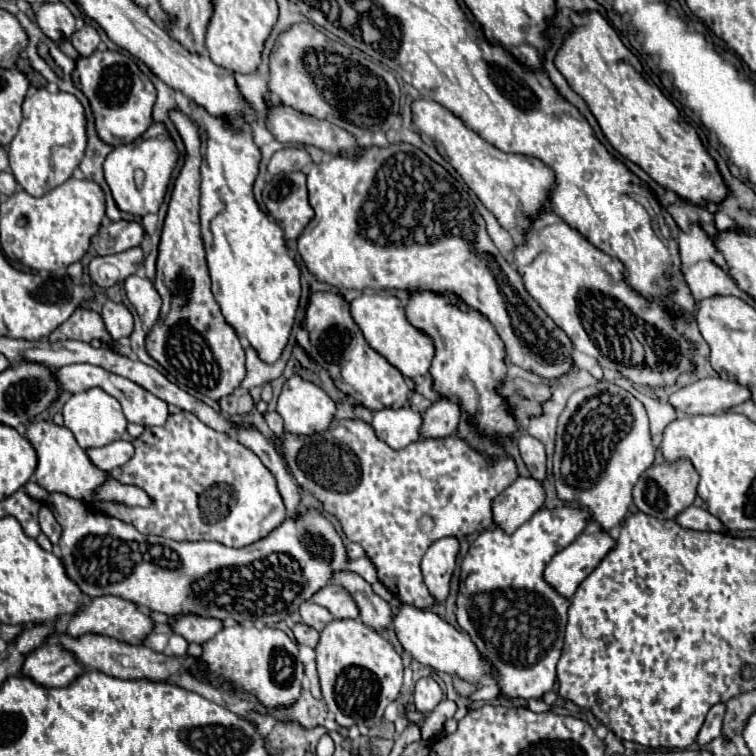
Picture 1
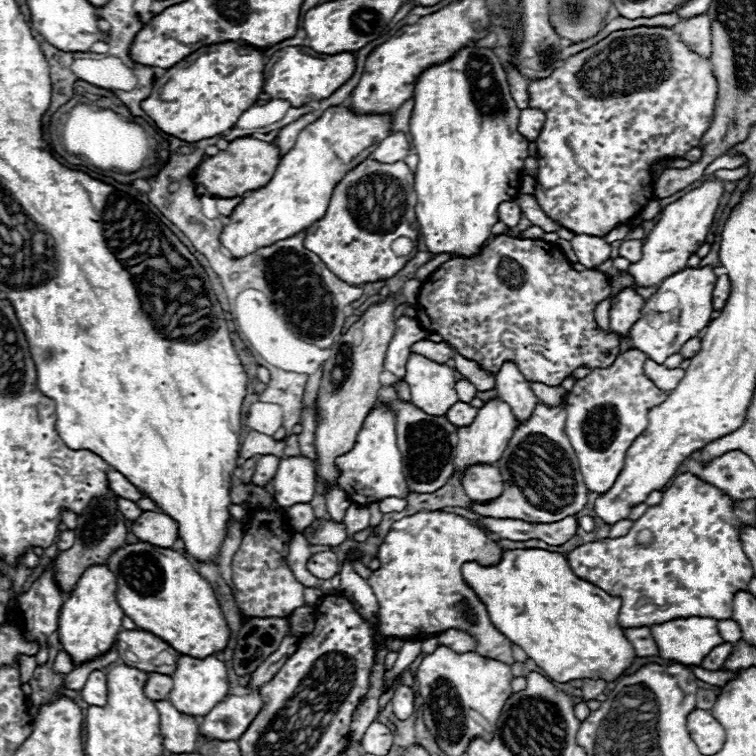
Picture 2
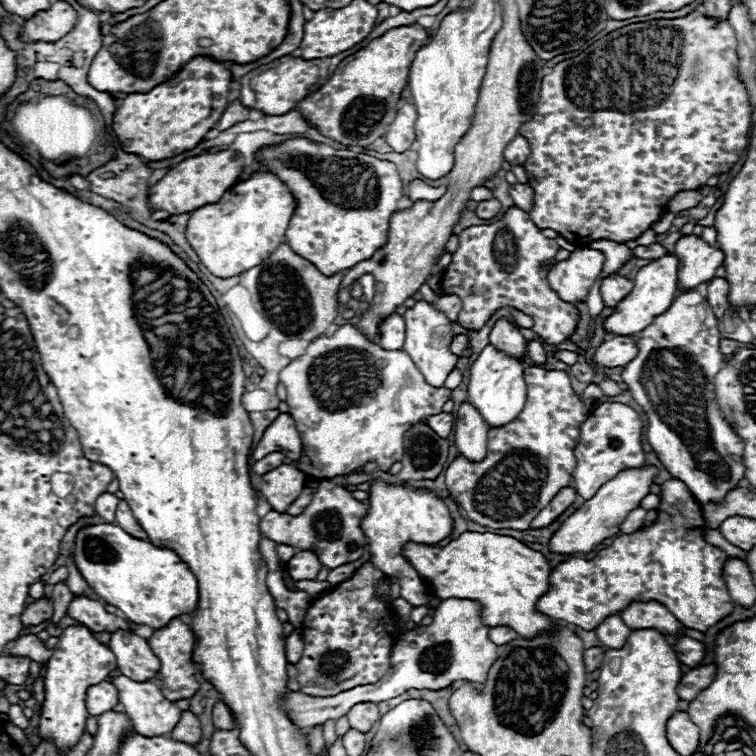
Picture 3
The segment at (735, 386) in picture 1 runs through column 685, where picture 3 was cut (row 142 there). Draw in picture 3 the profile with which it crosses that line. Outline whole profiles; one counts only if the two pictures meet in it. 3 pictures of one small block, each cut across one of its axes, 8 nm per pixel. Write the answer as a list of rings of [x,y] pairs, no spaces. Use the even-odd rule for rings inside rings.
[[[404,102],[398,112],[394,122],[388,126],[388,132],[384,134],[388,146],[392,146],[394,152],[404,152],[410,148],[414,142],[414,120],[416,120],[416,108],[412,102]]]

